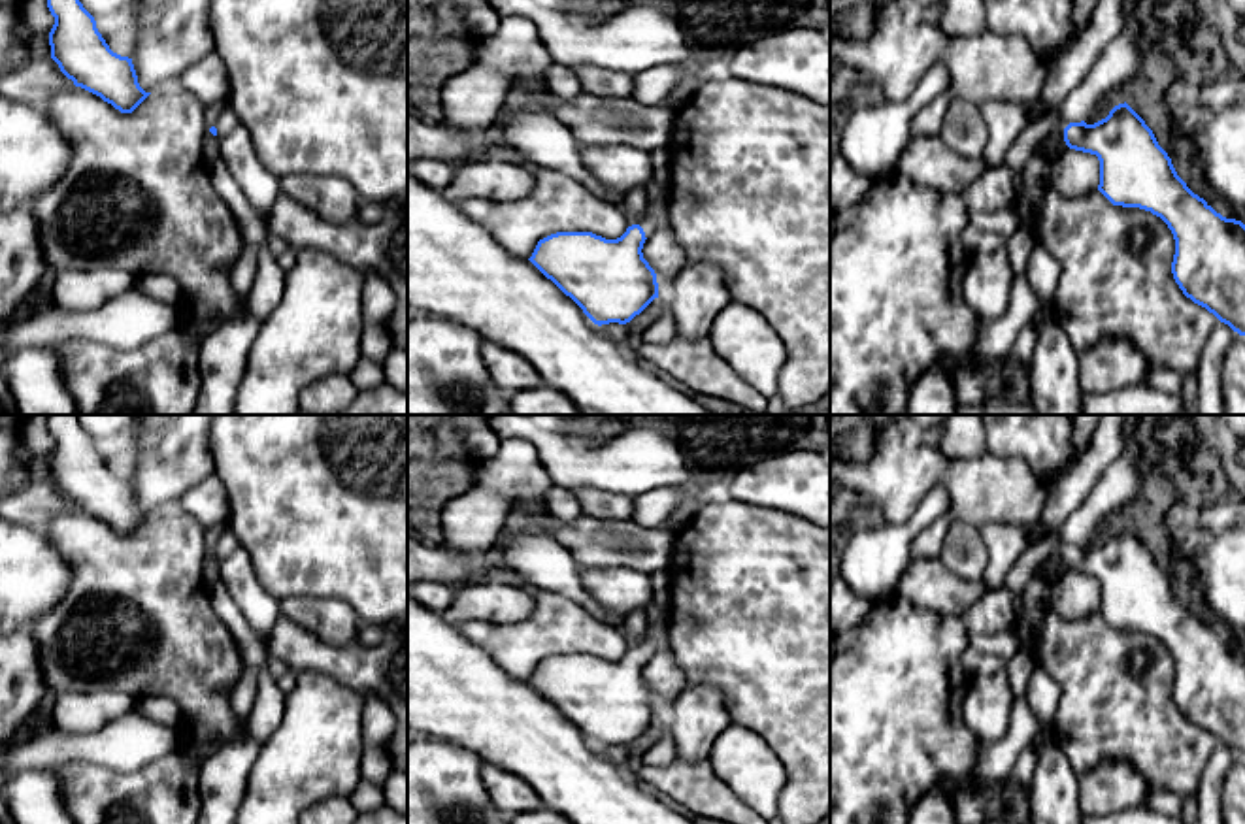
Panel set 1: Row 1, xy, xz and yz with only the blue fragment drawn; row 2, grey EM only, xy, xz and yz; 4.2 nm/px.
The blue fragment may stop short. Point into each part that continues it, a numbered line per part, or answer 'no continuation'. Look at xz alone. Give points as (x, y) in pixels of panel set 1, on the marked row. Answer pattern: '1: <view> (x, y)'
1: xz (647, 219)

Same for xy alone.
1: xy (229, 119)

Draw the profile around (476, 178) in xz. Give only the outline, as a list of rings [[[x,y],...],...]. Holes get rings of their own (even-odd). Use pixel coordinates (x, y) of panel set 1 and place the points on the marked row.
[[[473,157],[456,164],[455,177],[441,194],[460,206],[468,198],[511,202],[524,198],[532,189],[532,166]]]

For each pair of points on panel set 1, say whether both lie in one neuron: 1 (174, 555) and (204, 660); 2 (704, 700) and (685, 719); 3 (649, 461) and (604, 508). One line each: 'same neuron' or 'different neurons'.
1: same neuron
2: same neuron
3: different neurons

